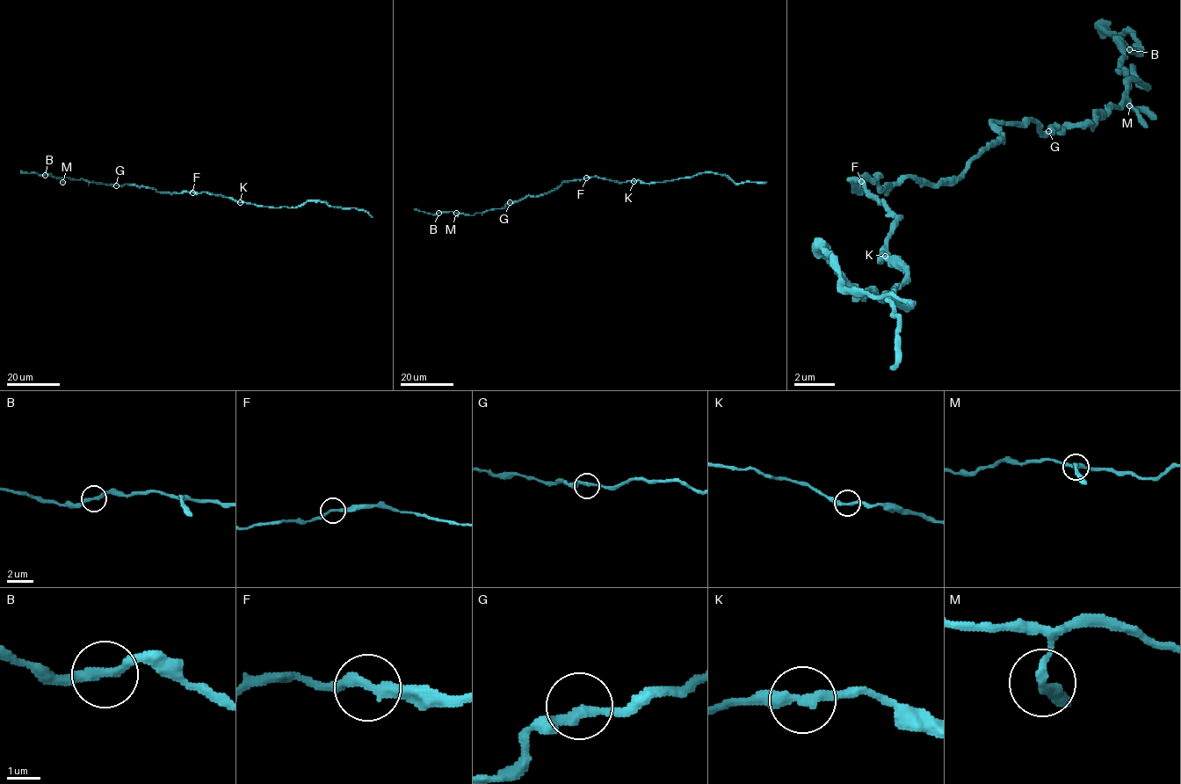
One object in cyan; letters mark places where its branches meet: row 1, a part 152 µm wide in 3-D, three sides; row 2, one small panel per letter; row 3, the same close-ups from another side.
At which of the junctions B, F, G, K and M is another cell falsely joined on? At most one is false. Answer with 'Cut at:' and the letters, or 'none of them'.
Cut at: none of them

